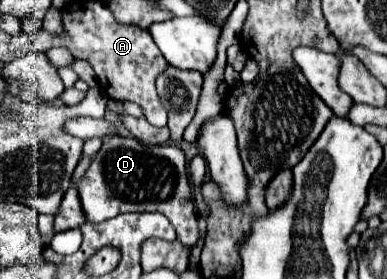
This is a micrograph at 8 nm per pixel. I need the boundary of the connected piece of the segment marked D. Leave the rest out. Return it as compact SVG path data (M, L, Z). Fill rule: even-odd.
M111 136L93 156L85 176L73 186L79 192L87 222L103 222L123 212L159 212L169 218L181 244L193 246L197 242L187 162L175 146L147 146L131 136Z

